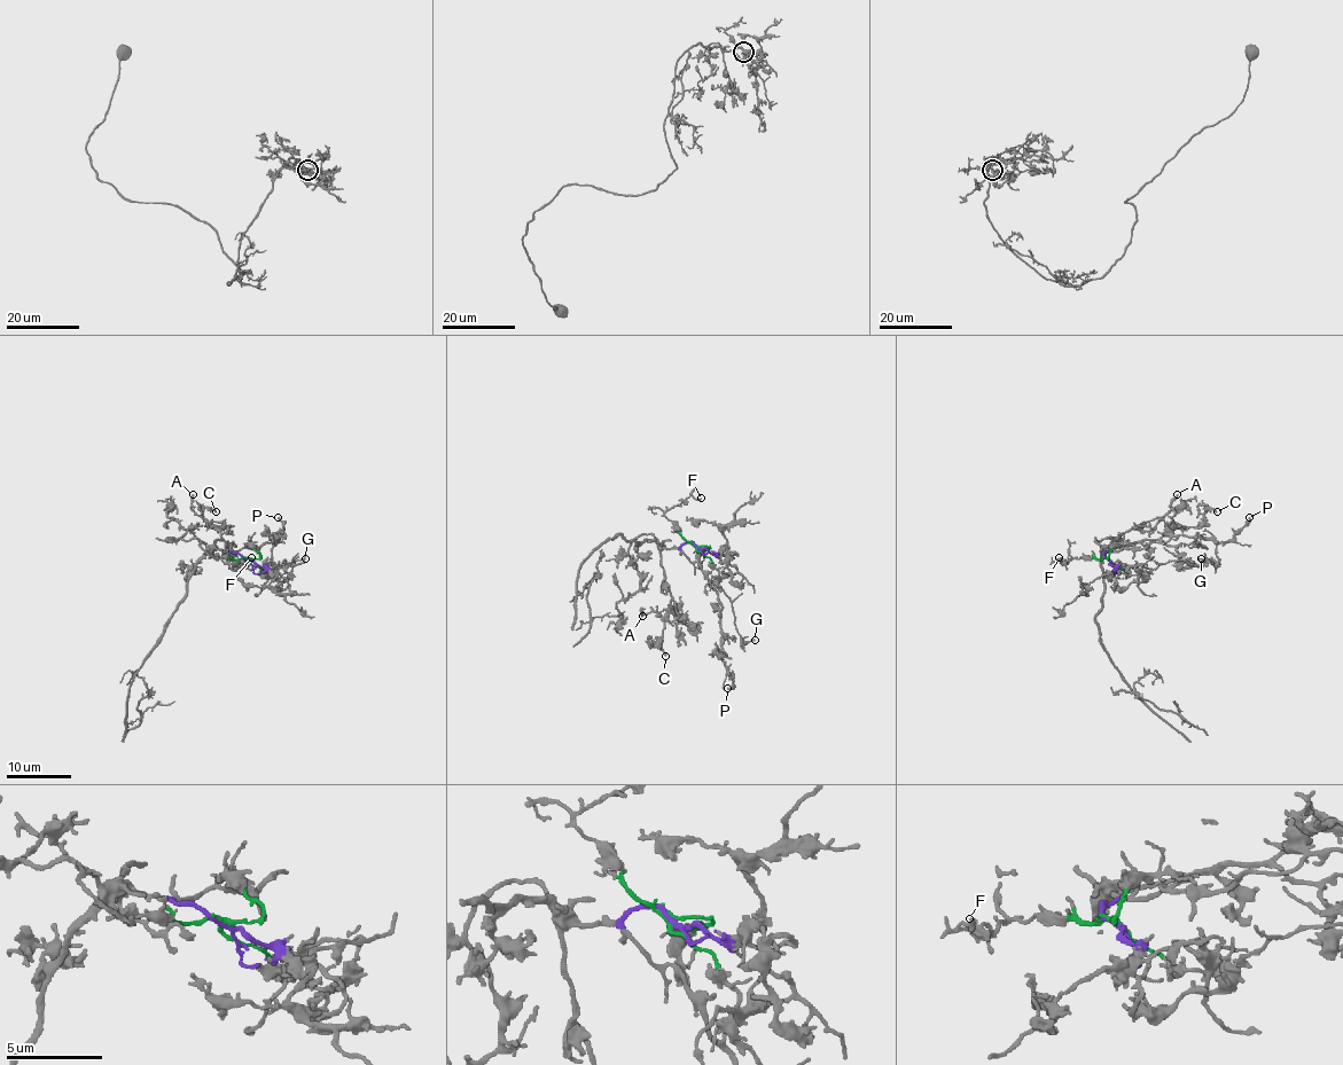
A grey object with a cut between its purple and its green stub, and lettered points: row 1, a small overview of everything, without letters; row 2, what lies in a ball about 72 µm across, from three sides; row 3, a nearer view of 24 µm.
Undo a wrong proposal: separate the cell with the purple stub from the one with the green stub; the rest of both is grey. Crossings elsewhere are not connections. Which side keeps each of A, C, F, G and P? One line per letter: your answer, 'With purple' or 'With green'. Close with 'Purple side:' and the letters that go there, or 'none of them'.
A: With purple
C: With purple
F: With green
G: With green
P: With purple
Purple side: A, C, P

